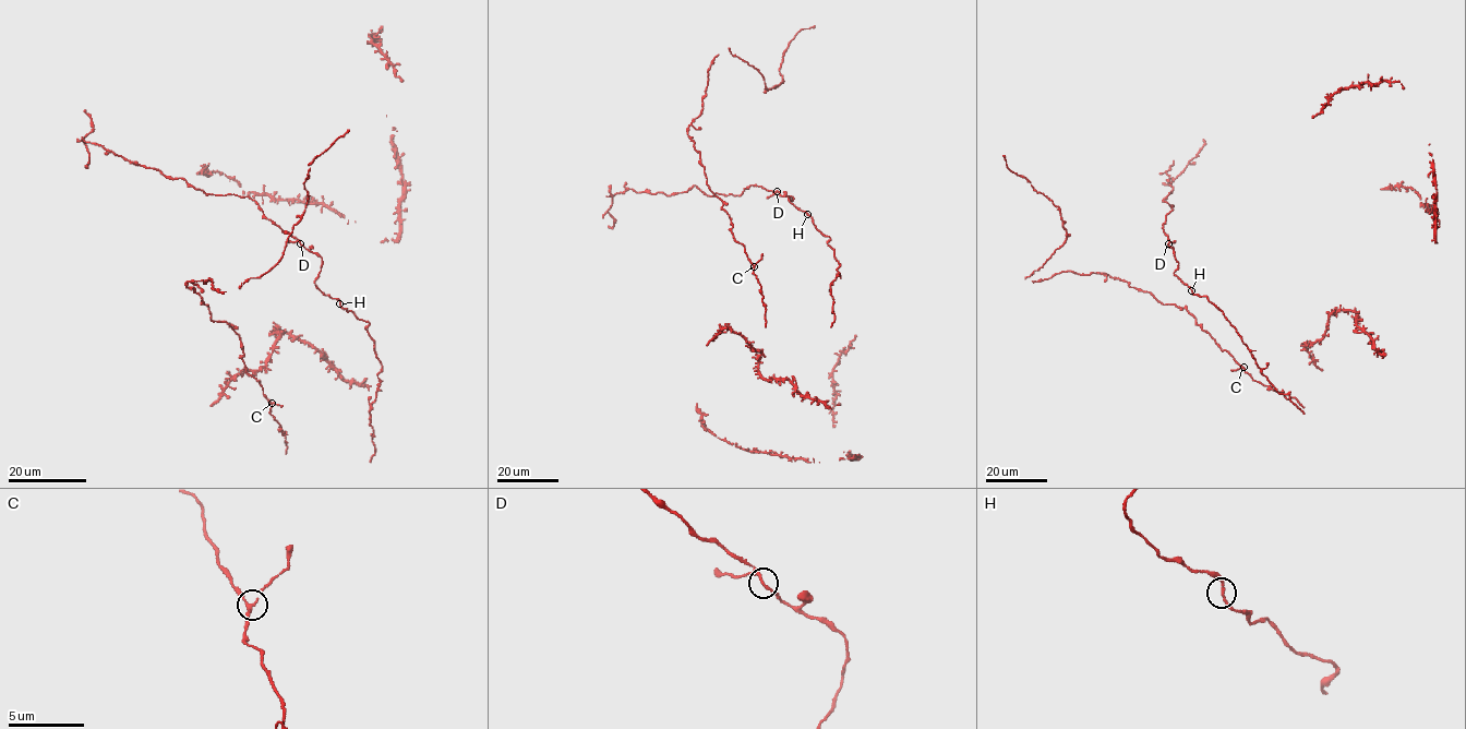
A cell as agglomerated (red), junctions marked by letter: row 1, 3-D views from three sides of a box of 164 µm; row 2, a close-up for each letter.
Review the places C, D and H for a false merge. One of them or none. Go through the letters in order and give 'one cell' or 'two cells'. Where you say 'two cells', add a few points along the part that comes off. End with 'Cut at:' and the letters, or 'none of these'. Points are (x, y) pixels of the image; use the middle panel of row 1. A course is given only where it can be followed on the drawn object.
C: one cell
D: one cell
H: one cell
Cut at: none of these

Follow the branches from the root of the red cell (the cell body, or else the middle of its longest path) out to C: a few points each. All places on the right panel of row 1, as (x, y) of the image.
C: (1282, 390), (1276, 392), (1254, 381), (1244, 367)

